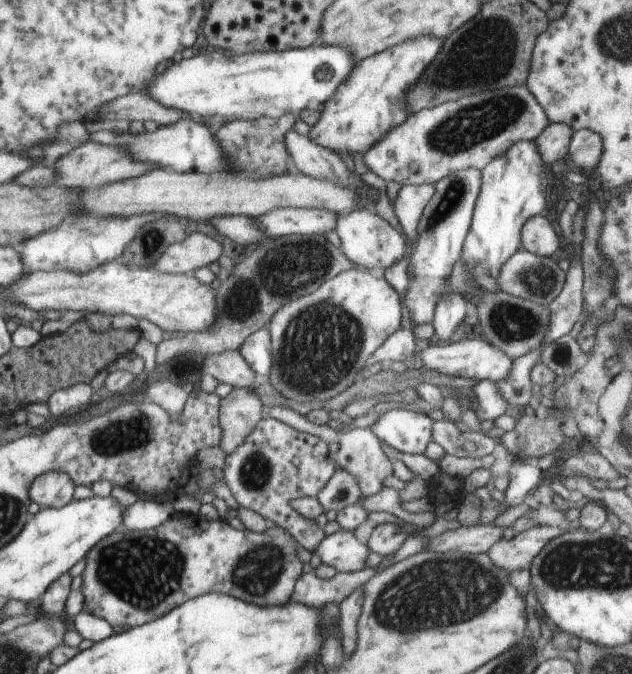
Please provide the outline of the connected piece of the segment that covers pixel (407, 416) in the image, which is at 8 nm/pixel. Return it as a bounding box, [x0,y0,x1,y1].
[369,409,432,455]

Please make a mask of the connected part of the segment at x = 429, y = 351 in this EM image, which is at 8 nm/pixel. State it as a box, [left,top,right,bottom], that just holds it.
[410,338,512,381]

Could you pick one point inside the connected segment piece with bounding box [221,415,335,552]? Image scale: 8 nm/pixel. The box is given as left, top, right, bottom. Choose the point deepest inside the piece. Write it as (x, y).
(276, 464)

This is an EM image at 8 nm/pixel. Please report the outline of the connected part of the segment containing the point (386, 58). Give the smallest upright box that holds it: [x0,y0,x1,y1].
[307,36,439,155]

